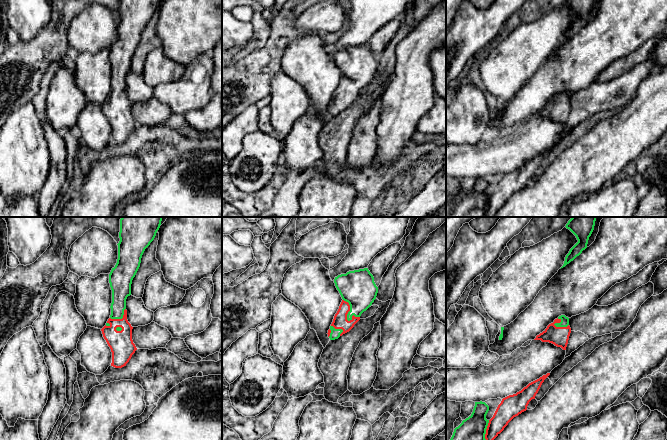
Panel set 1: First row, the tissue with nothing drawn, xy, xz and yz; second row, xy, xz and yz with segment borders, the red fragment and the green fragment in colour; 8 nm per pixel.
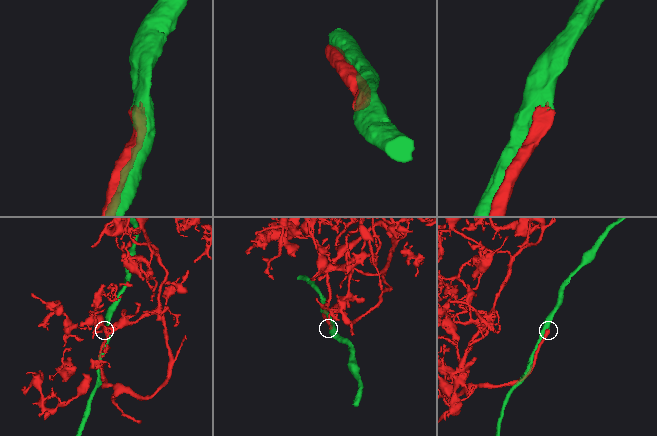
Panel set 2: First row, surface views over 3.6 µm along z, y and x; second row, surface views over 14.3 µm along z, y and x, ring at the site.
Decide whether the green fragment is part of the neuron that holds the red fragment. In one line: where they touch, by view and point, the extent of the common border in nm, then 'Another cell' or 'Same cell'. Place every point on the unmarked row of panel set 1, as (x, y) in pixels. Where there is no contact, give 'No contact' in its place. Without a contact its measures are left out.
Touches red at xz (346, 91). Shared border 200 nm. Same cell

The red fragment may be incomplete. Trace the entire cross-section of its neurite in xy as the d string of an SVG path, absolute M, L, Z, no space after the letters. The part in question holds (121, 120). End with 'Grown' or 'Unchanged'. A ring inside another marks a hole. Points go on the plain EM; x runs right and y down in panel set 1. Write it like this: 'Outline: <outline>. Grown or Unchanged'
Outline: M120 0L118 35L109 50L112 66L111 91L101 105L112 128L111 142L122 144L137 126L132 116L133 103L127 96L126 75L145 25L154 16L161 0Z. Grown

